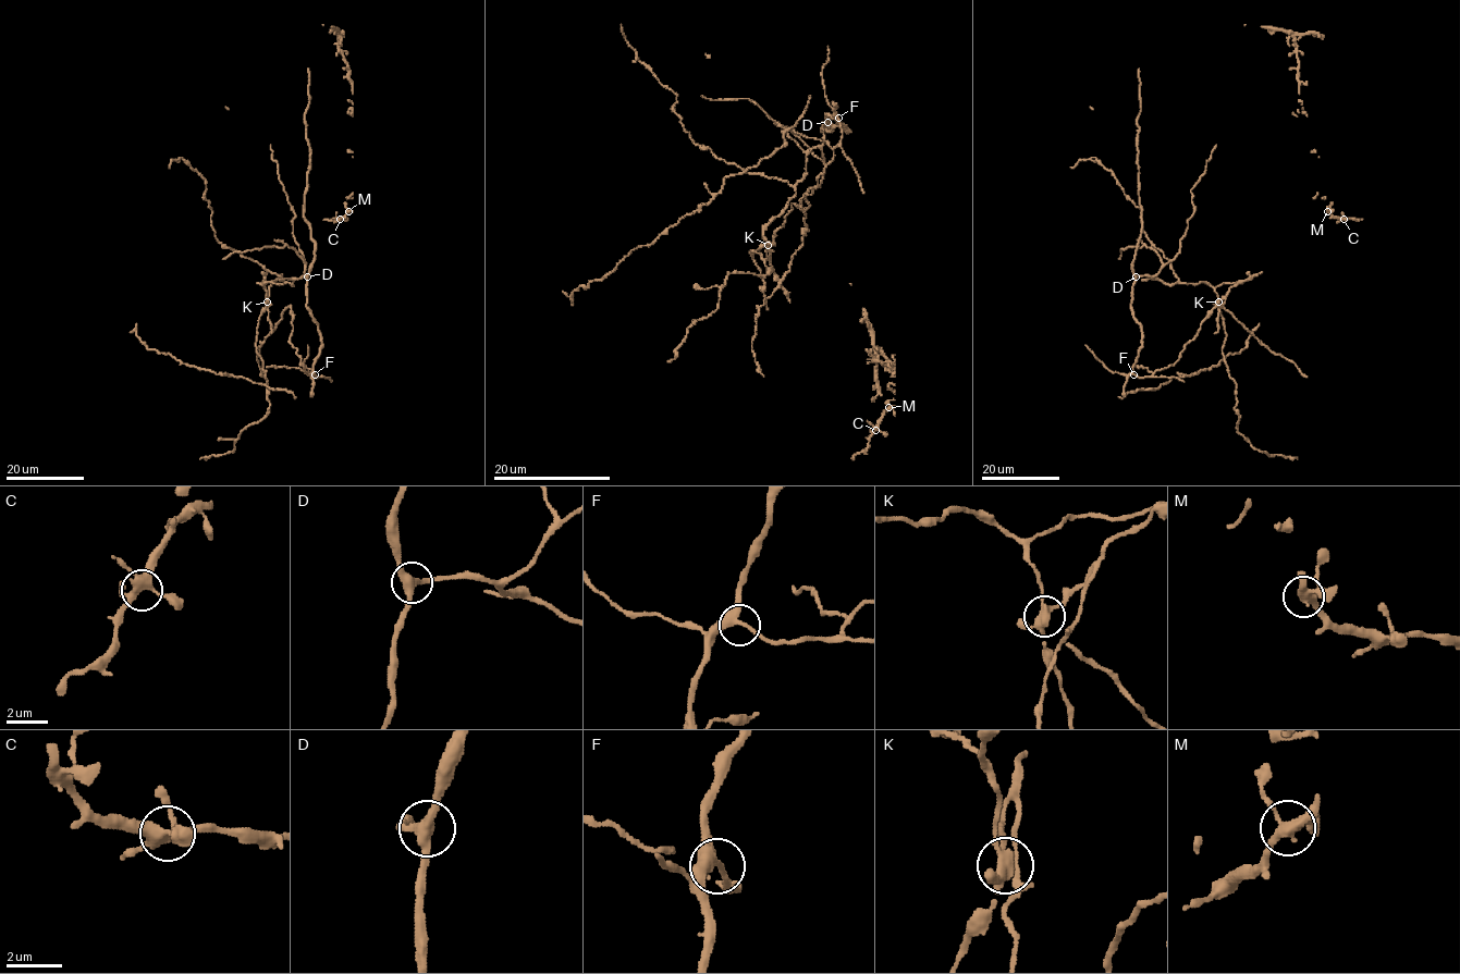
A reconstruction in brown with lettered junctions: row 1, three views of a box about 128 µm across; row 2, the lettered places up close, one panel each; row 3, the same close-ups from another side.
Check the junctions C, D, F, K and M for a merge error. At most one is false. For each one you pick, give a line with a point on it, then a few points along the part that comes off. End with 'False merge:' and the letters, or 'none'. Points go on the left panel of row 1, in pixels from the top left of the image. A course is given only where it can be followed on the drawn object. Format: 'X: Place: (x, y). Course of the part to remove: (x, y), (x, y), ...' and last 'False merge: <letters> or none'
K: Place: (267, 301). Course of the part to remove: (268, 301), (268, 288), (282, 273)
False merge: K

